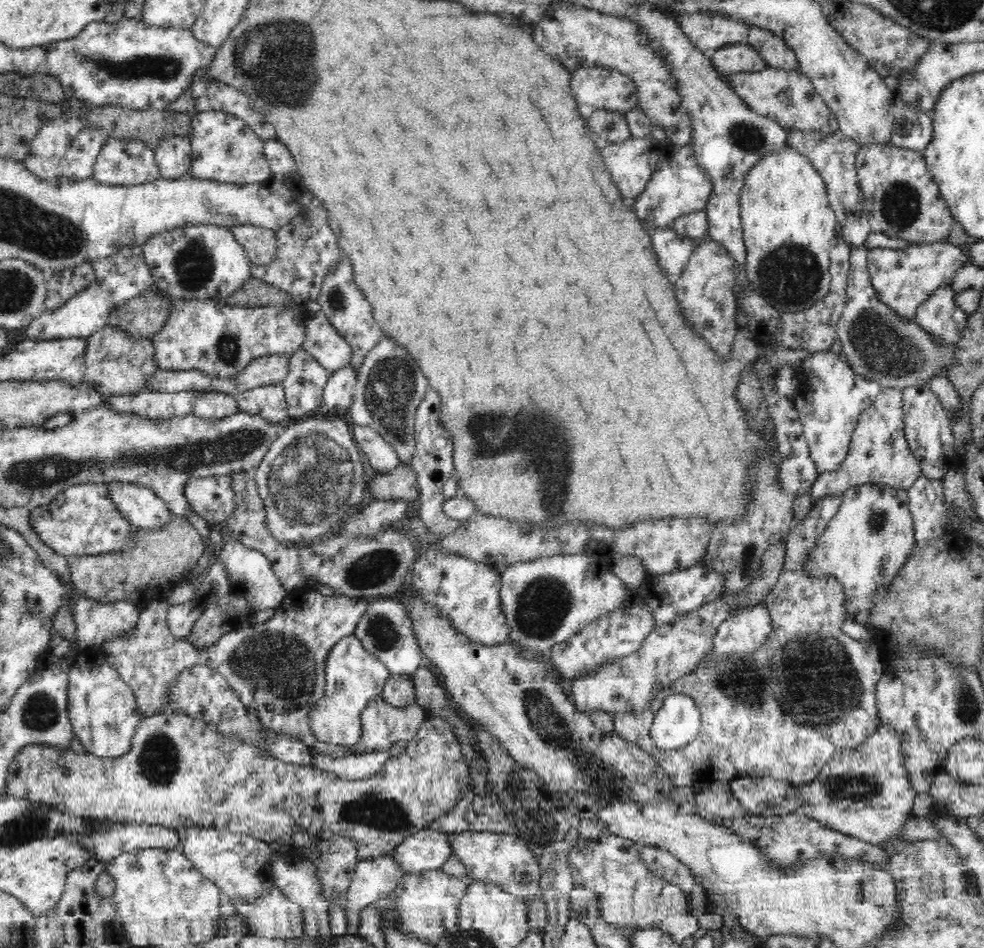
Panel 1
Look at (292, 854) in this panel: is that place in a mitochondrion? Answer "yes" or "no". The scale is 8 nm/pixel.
no

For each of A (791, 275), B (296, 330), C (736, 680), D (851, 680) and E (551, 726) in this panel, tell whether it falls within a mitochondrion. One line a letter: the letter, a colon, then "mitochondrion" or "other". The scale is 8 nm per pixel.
A: mitochondrion
B: other
C: mitochondrion
D: mitochondrion
E: mitochondrion

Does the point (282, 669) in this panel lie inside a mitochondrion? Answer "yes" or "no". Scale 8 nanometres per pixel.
yes

